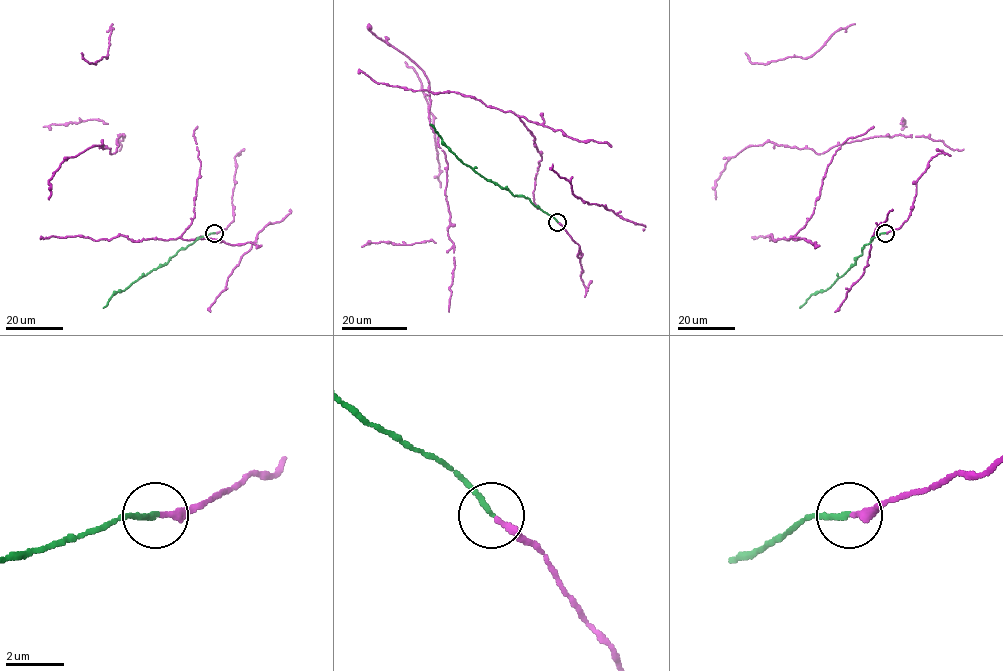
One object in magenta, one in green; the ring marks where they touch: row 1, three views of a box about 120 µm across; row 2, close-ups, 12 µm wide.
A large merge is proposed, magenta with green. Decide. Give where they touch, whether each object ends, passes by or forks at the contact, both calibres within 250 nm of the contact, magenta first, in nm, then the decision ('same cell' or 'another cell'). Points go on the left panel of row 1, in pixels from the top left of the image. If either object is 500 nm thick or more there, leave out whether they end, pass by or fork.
at (214, 233); magenta ends there; green ends there; 240 nm thick on the magenta side, 190 nm on the other; same cell

